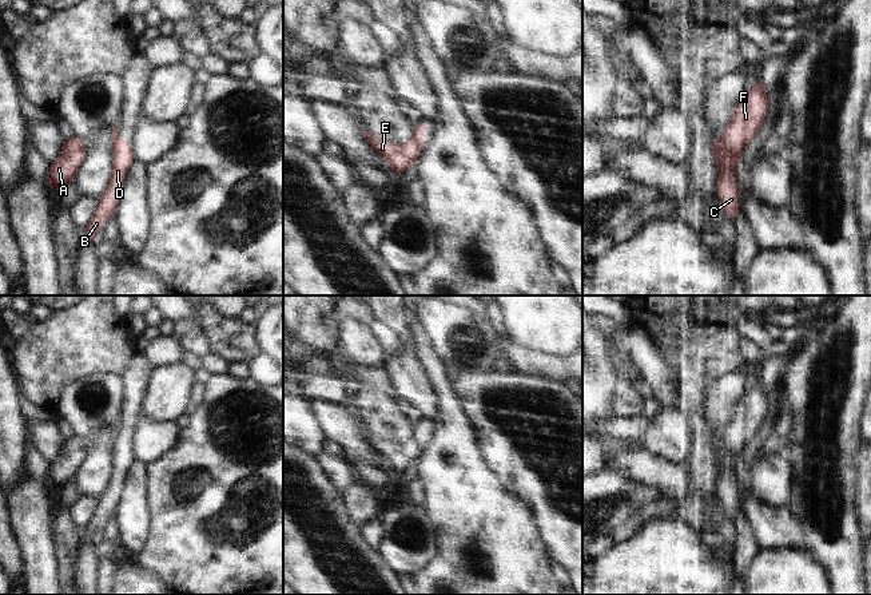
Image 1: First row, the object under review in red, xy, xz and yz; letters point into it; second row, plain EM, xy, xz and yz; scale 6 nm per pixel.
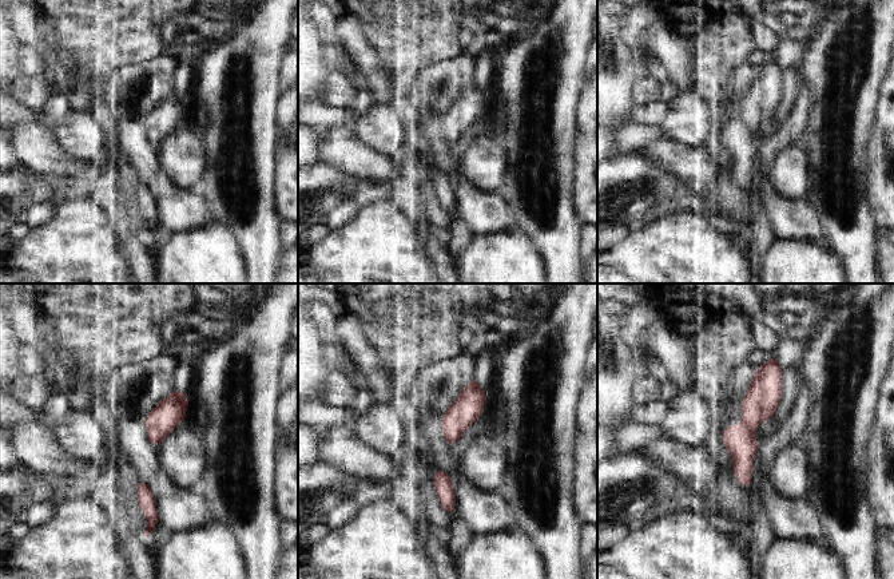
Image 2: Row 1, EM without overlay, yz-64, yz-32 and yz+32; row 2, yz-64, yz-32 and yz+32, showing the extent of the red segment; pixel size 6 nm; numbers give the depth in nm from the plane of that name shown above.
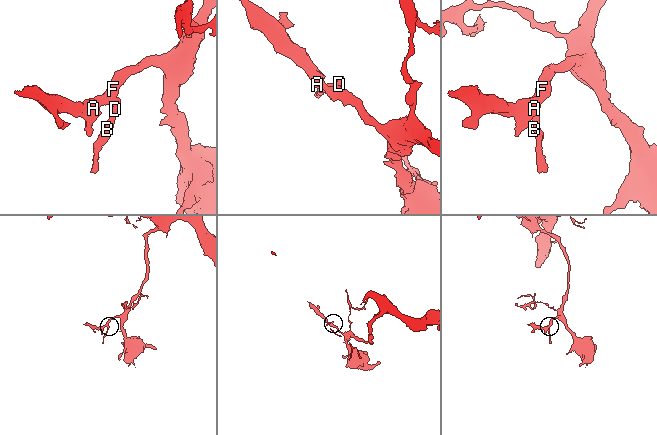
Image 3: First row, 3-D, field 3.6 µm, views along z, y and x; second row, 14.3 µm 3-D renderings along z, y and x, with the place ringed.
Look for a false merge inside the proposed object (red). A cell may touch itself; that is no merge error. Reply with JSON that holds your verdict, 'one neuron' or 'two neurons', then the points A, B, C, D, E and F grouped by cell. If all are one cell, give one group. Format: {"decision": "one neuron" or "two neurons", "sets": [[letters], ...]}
{"decision": "two neurons", "sets": [["A", "E", "F"], ["B", "C", "D"]]}

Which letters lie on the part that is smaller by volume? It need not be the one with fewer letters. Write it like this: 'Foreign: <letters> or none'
Foreign: B, C, D

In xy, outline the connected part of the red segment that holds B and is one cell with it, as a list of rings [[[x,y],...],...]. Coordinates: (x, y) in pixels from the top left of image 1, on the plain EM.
[[[116,436],[111,448],[111,479],[98,499],[98,507],[90,523],[83,528],[91,540],[95,540],[94,533],[115,513],[119,503],[120,492],[127,476],[130,465],[135,461],[131,443],[120,436]]]

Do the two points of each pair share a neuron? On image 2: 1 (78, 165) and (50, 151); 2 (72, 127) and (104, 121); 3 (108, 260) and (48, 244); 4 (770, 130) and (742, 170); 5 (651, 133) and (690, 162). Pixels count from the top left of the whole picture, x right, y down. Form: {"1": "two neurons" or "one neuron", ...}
{"1": "one neuron", "2": "two neurons", "3": "one neuron", "4": "two neurons", "5": "two neurons"}

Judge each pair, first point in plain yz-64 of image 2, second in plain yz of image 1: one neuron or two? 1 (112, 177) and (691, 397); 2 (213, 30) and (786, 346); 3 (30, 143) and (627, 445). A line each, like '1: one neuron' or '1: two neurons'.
1: one neuron
2: two neurons
3: two neurons

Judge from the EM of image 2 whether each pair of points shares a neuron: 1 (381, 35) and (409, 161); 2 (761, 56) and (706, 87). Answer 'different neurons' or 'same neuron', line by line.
1: same neuron
2: different neurons

